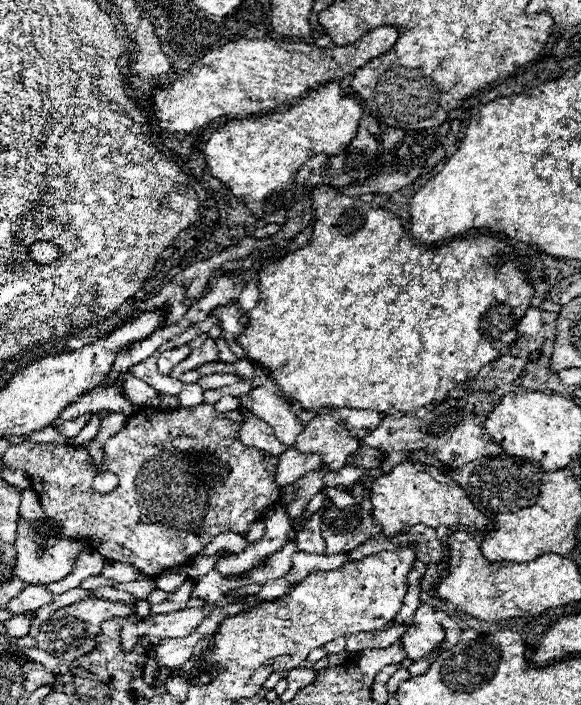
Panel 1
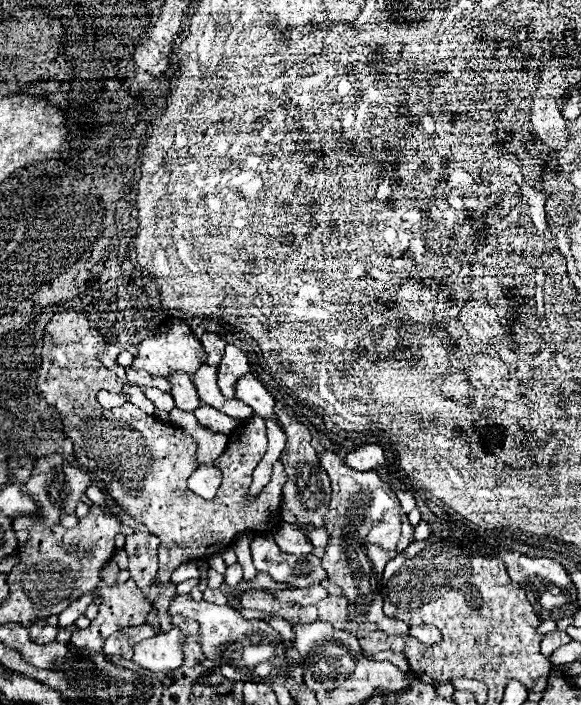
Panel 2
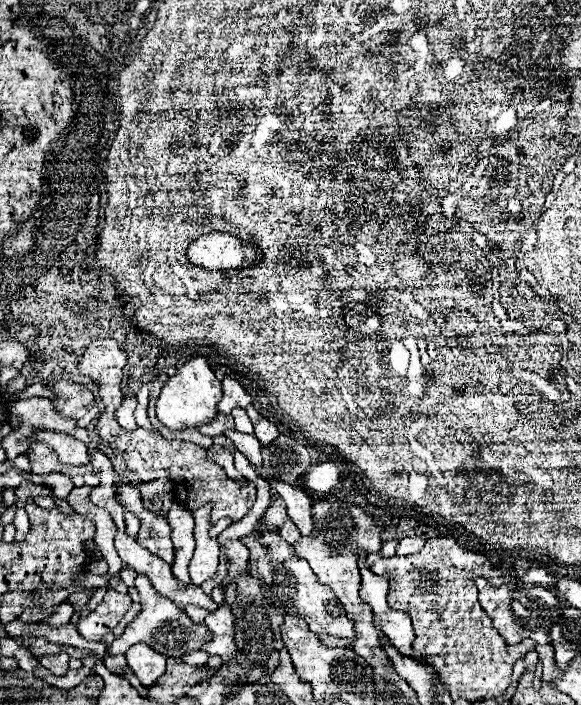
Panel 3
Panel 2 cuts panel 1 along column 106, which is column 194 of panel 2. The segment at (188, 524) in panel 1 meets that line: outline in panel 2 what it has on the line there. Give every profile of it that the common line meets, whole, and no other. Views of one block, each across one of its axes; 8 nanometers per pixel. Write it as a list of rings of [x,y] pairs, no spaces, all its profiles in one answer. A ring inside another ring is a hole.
[[[62,308],[50,324],[46,324],[46,332],[42,332],[42,362],[38,364],[38,380],[34,380],[34,388],[38,388],[38,396],[42,396],[42,408],[46,408],[46,420],[38,420],[36,426],[42,430],[44,438],[44,456],[50,452],[58,452],[66,456],[68,462],[82,468],[84,472],[92,474],[92,480],[108,490],[106,496],[114,500],[116,506],[124,508],[134,520],[142,522],[154,536],[158,536],[160,542],[160,570],[156,576],[158,584],[170,582],[170,574],[180,564],[198,560],[198,558],[210,558],[212,554],[224,552],[234,536],[240,532],[270,532],[276,530],[282,522],[282,488],[288,480],[282,462],[274,464],[272,480],[270,484],[254,498],[254,502],[246,500],[248,486],[252,482],[252,472],[262,460],[266,452],[266,426],[264,420],[254,414],[250,420],[240,424],[232,432],[225,451],[214,464],[222,471],[222,482],[214,500],[204,500],[202,496],[196,496],[188,490],[186,480],[198,466],[196,460],[196,444],[190,434],[186,434],[178,426],[162,426],[160,420],[153,415],[144,414],[138,406],[126,404],[114,410],[106,410],[98,404],[96,396],[100,390],[107,390],[118,394],[123,388],[123,383],[110,370],[105,368],[96,358],[102,350],[106,350],[106,330],[94,328],[94,312],[78,310],[78,308]]]

